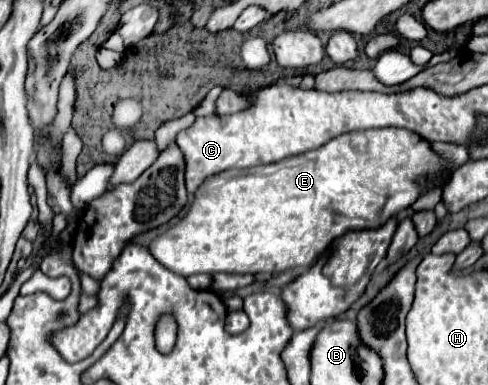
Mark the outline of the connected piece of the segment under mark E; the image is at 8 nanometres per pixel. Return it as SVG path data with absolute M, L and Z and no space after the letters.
M384 127L384 129L368 129L368 131L350 131L344 133L340 137L334 137L334 141L328 141L326 145L314 149L314 151L303 153L303 155L296 155L282 159L277 162L266 164L263 166L253 167L250 169L229 169L220 172L212 177L207 178L199 187L198 193L194 193L194 201L190 203L180 219L171 220L164 224L164 231L160 231L154 241L150 241L148 249L154 255L154 259L164 265L166 269L170 269L172 273L178 273L182 277L190 277L194 273L280 273L284 269L290 267L310 267L328 247L330 243L344 235L350 229L374 229L384 225L392 215L400 213L402 209L408 209L416 197L420 195L420 189L416 185L418 177L426 177L430 173L438 173L438 171L446 171L452 169L446 161L442 161L430 147L430 143L420 137L414 131L406 131L406 129L398 129L398 127Z

